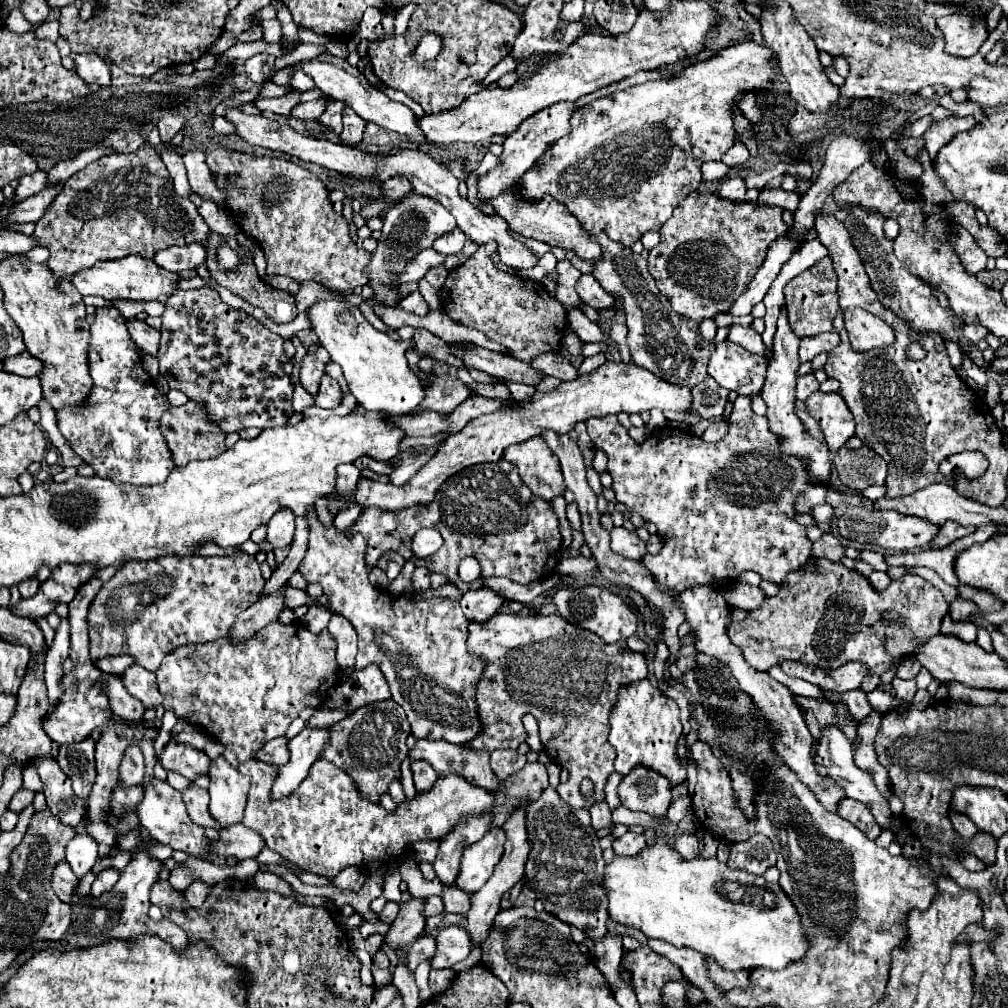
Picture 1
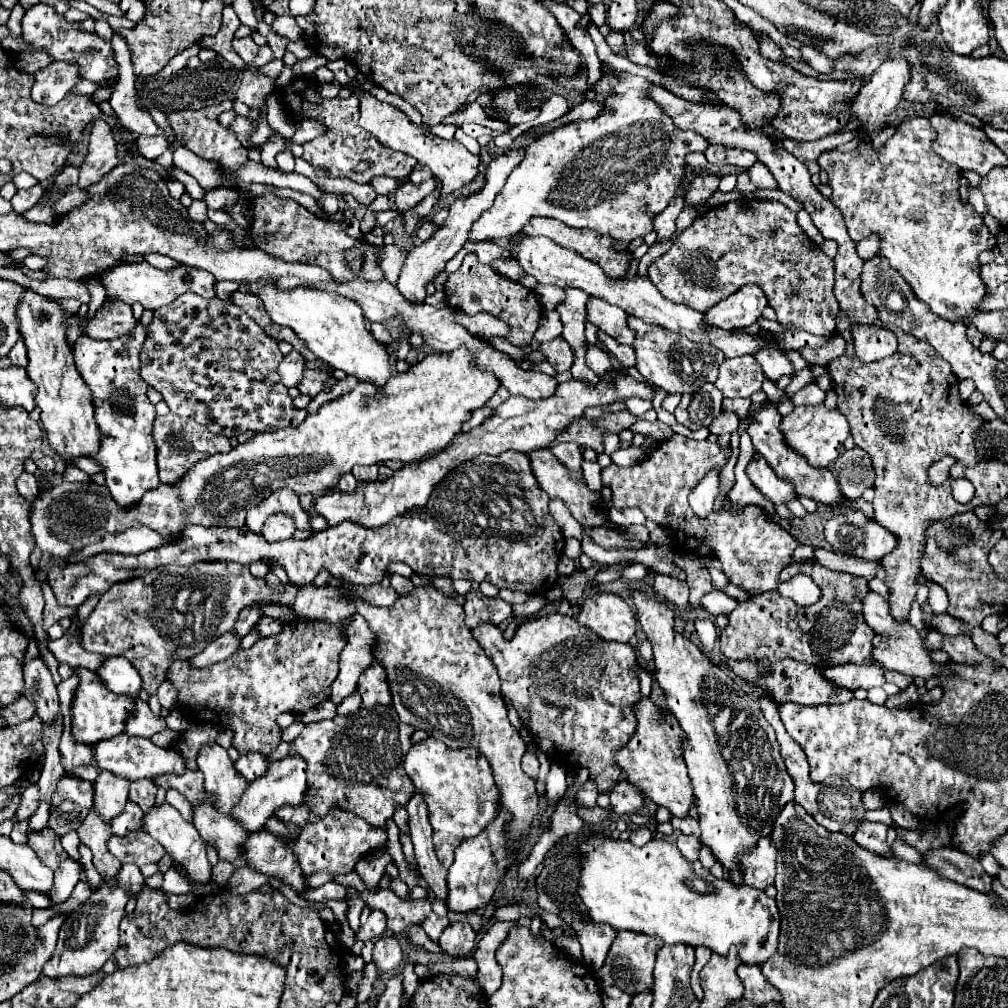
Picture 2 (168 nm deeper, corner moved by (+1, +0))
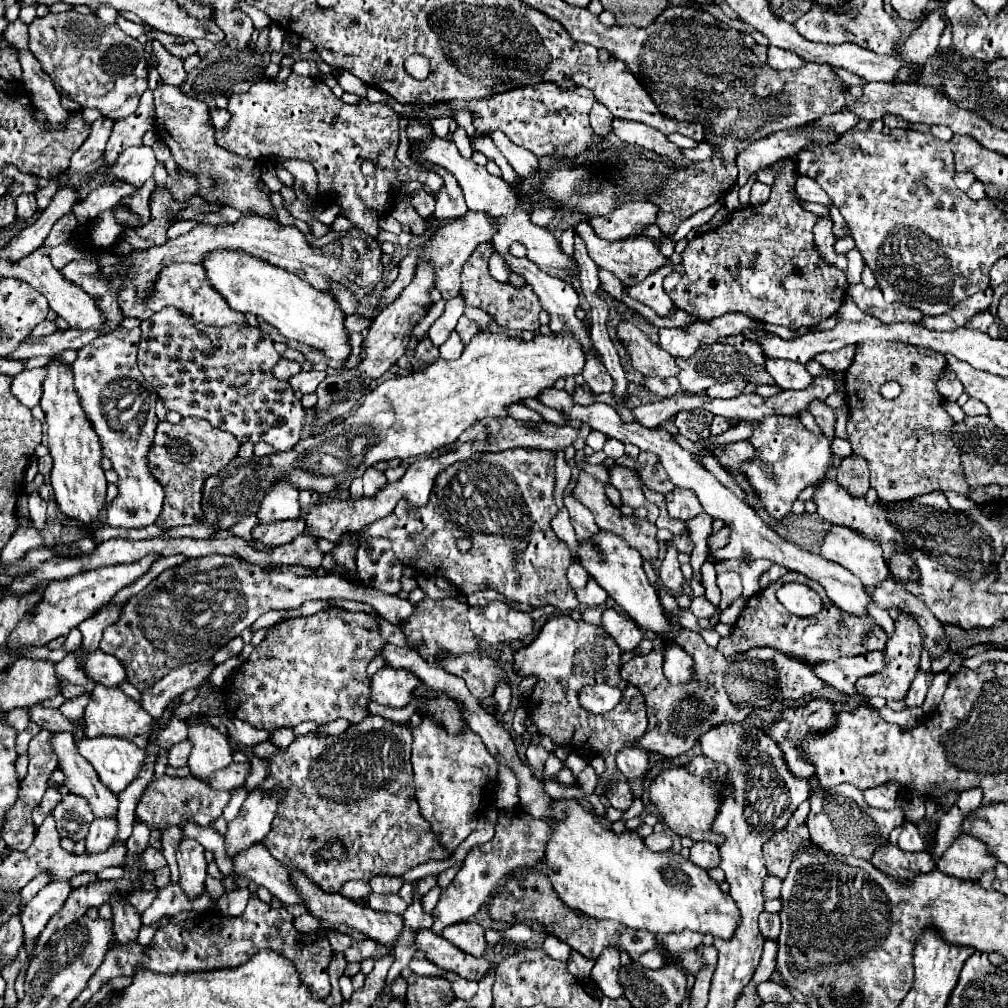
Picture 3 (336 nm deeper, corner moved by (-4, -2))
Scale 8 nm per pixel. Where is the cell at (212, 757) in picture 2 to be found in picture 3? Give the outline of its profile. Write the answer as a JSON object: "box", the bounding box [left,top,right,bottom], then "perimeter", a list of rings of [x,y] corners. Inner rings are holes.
{"box":[188,714,232,778],"perimeter":[[[202,714],[190,716],[188,724],[188,740],[192,744],[188,756],[188,768],[192,776],[204,778],[216,770],[226,768],[232,762],[232,752],[228,738],[210,726],[208,718]]]}

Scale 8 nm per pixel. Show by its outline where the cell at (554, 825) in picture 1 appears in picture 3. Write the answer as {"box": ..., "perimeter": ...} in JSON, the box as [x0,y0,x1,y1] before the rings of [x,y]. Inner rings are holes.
{"box":[590,948,624,1000],"perimeter":[[[608,948],[608,952],[604,952],[604,956],[600,956],[600,960],[596,960],[592,974],[590,974],[590,978],[602,990],[602,994],[612,1000],[624,996],[624,990],[622,990],[622,984],[618,978],[618,970],[620,970],[620,952],[616,952],[614,948]]]}

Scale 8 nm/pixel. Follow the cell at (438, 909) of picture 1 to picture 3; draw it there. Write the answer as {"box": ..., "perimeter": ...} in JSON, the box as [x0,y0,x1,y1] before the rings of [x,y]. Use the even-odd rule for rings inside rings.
{"box":[368,894,408,914],"perimeter":[[[370,894],[368,906],[374,910],[384,910],[394,914],[402,914],[408,908],[408,904],[400,896],[386,896],[386,894]]]}

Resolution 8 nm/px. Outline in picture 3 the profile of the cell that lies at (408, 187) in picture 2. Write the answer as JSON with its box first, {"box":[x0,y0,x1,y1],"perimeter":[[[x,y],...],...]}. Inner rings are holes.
{"box":[412,190,434,218],"perimeter":[[[424,190],[412,194],[412,206],[416,208],[416,212],[422,218],[428,218],[428,216],[434,214],[434,198],[432,198],[432,194],[428,194]]]}

